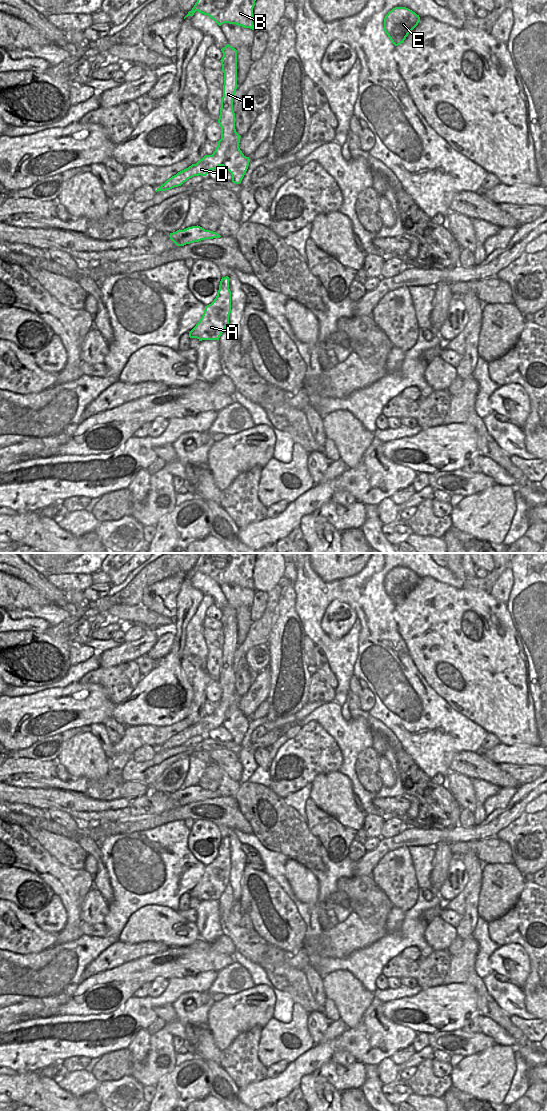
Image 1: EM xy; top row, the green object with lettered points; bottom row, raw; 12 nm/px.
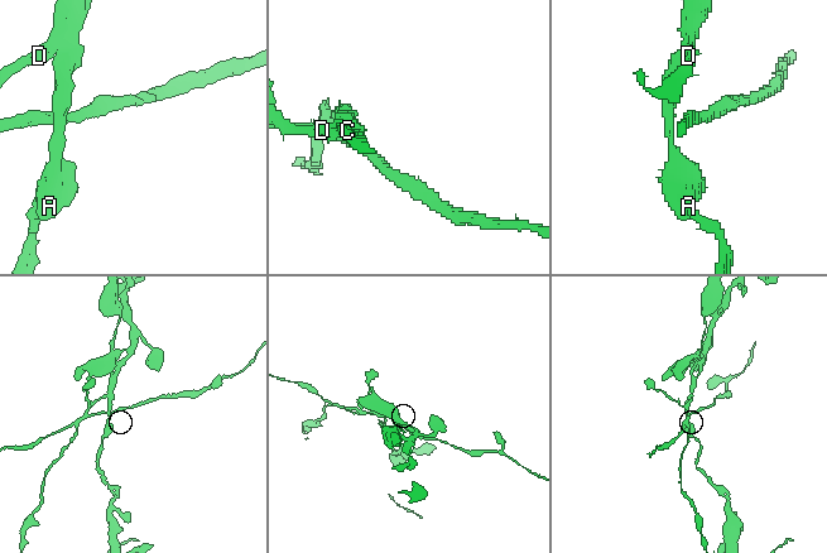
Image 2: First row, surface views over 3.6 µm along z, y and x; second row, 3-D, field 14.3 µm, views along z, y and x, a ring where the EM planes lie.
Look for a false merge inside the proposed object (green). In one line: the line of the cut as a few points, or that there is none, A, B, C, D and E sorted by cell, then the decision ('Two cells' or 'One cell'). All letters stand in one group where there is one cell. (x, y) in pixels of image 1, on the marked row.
Split along xy (220, 113), (223, 119), (231, 121), (228, 150), (221, 165). Groups: A B C E / D. Two cells

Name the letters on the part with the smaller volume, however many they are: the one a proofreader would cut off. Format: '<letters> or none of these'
D

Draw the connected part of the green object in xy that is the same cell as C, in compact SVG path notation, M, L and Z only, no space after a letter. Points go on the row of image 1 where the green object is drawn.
M227 44L221 49L223 57L220 60L224 73L223 97L221 99L221 118L232 121L229 128L228 151L225 155L223 167L232 175L232 182L240 184L249 166L246 157L239 148L241 136L235 129L235 113L233 111L233 97L237 89L237 50Z

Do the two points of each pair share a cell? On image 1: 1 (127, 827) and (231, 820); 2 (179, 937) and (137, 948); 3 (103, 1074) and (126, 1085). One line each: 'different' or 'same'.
1: same
2: different
3: different

